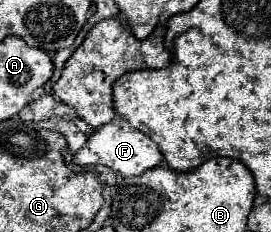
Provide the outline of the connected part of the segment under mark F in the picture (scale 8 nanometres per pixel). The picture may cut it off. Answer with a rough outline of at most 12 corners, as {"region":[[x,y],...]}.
{"region":[[123,118],[97,128],[73,158],[121,176],[163,160],[159,146]]}

